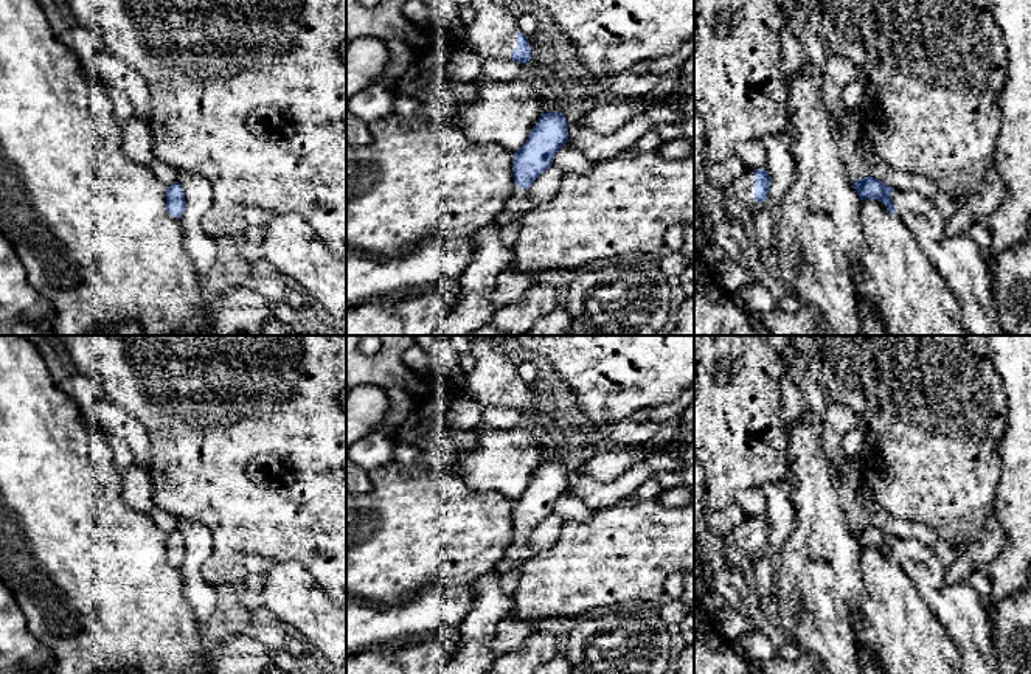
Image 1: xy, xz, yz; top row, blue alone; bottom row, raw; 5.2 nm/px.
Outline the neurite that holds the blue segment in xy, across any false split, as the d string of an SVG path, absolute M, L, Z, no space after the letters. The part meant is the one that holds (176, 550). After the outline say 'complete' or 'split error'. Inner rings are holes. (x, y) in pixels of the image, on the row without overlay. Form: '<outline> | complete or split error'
M175 530L166 537L166 558L169 564L179 567L185 559L185 554L186 554L186 548L185 548L183 536L180 534L179 530Z | complete

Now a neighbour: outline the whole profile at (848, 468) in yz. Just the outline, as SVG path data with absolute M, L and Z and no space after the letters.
M842 449L834 463L834 471L837 475L837 483L846 485L856 494L862 491L862 475L860 475L859 463L856 458L848 457Z

